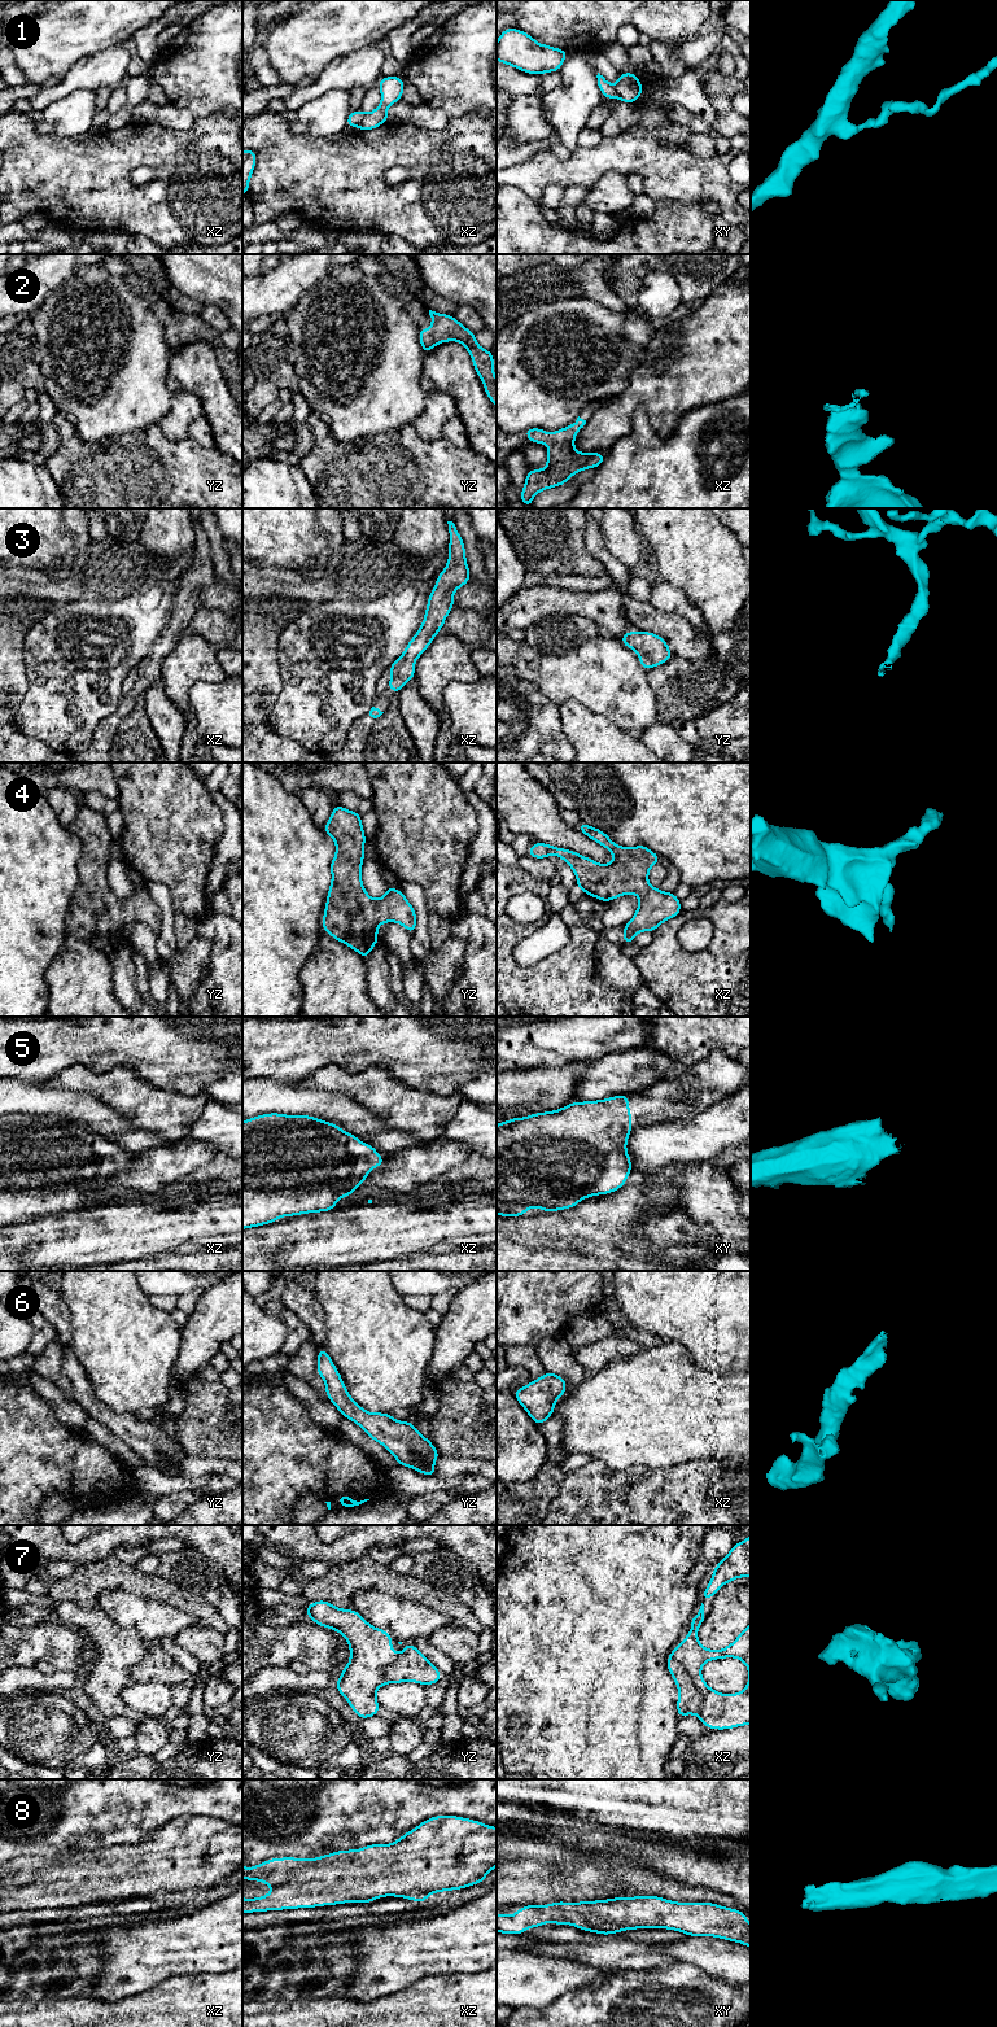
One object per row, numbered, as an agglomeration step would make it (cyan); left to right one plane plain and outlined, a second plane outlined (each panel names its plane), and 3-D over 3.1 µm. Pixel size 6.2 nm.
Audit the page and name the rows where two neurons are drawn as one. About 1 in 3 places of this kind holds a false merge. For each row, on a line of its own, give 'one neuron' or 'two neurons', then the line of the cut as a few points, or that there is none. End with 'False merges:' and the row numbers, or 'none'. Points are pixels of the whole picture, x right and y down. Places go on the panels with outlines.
1: two neurons; cut in xz along (366, 114), (358, 125)
2: one neuron; no cut
3: one neuron; no cut
4: one neuron; no cut
5: one neuron; no cut
6: one neuron; no cut
7: two neurons; cut in xz along (670, 1655), (682, 1664), (699, 1693), (698, 1715)
8: one neuron; no cut
False merges: 1, 7

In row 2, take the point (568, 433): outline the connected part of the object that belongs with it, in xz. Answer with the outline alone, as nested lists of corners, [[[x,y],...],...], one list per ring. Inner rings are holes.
[[[578,416],[573,424],[555,432],[541,428],[524,431],[526,441],[551,445],[546,449],[547,467],[530,469],[526,473],[525,485],[520,493],[520,499],[525,507],[533,507],[532,502],[537,493],[564,485],[573,475],[603,464],[605,454],[577,453],[574,450],[574,437],[585,424],[586,420]]]

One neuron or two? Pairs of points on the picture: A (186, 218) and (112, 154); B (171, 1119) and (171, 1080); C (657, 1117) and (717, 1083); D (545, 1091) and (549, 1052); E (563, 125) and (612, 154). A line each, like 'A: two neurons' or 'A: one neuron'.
A: one neuron
B: two neurons
C: one neuron
D: two neurons
E: two neurons

